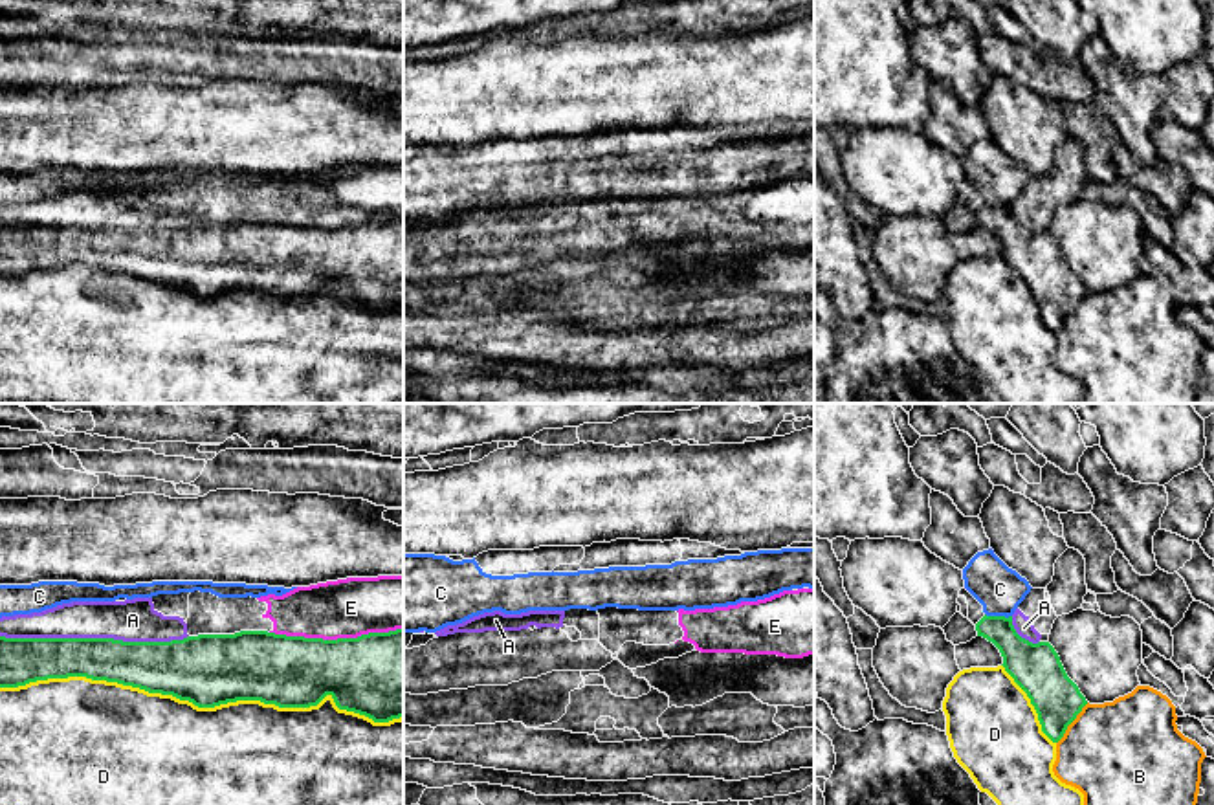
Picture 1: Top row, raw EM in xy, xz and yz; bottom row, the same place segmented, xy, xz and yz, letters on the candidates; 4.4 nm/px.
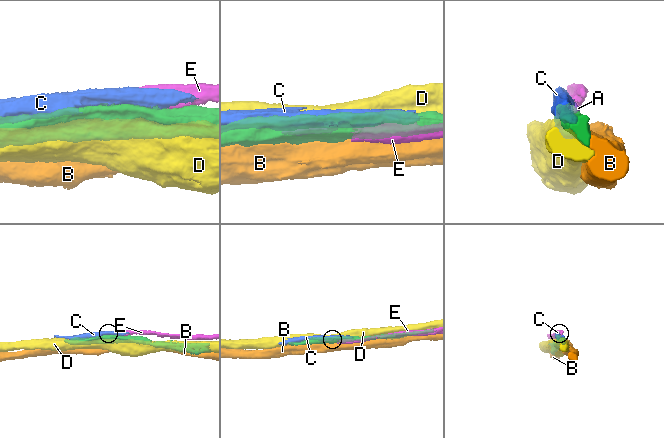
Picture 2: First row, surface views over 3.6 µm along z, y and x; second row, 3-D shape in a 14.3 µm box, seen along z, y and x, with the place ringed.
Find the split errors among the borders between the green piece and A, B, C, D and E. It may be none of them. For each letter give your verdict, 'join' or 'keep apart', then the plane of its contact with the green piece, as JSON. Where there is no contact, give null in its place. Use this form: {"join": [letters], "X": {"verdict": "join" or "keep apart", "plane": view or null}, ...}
{"join": [], "A": {"verdict": "keep apart", "plane": "xy"}, "B": {"verdict": "keep apart", "plane": "yz"}, "C": {"verdict": "keep apart", "plane": "yz"}, "D": {"verdict": "keep apart", "plane": "xy"}, "E": {"verdict": "keep apart", "plane": "xy"}}

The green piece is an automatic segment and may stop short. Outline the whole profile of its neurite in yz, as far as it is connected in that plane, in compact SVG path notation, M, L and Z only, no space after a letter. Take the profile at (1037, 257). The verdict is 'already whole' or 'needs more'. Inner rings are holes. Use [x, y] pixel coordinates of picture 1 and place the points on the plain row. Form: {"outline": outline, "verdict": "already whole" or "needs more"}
{"outline": "M985 204L976 213L976 220L999 238L1001 255L1031 288L1042 321L1058 332L1087 290L1067 266L1054 237L1049 231L1032 233L1021 227L1012 205Z", "verdict": "already whole"}

